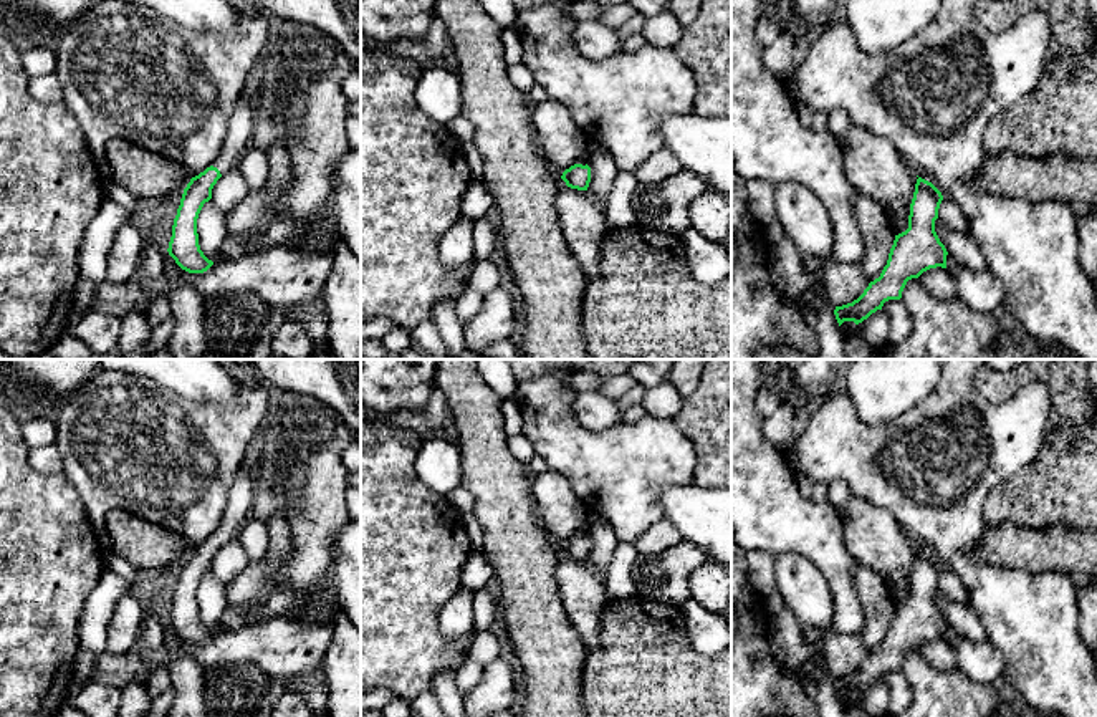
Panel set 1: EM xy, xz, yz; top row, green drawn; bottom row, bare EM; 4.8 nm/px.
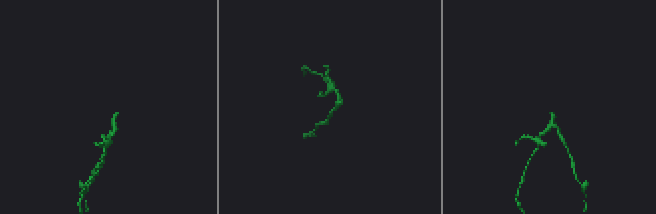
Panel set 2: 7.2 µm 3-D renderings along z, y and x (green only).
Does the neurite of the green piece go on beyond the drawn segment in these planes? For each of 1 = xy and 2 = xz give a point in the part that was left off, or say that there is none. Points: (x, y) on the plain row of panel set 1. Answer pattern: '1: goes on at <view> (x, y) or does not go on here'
1: goes on at xy (240, 495)
2: does not go on here

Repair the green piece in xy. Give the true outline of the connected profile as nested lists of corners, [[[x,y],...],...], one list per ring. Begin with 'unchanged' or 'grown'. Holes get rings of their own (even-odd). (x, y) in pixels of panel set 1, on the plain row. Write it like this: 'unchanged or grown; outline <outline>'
grown; outline [[[238,467],[235,480],[228,490],[225,512],[217,532],[199,546],[192,548],[184,560],[180,576],[172,596],[169,626],[189,644],[204,644],[213,633],[208,631],[199,616],[197,589],[205,573],[212,570],[217,551],[230,540],[237,538],[242,525],[250,518],[253,503],[253,479],[243,467]]]

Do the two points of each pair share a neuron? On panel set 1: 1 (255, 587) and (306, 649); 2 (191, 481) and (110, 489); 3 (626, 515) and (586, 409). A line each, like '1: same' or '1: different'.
1: different
2: same
3: different

